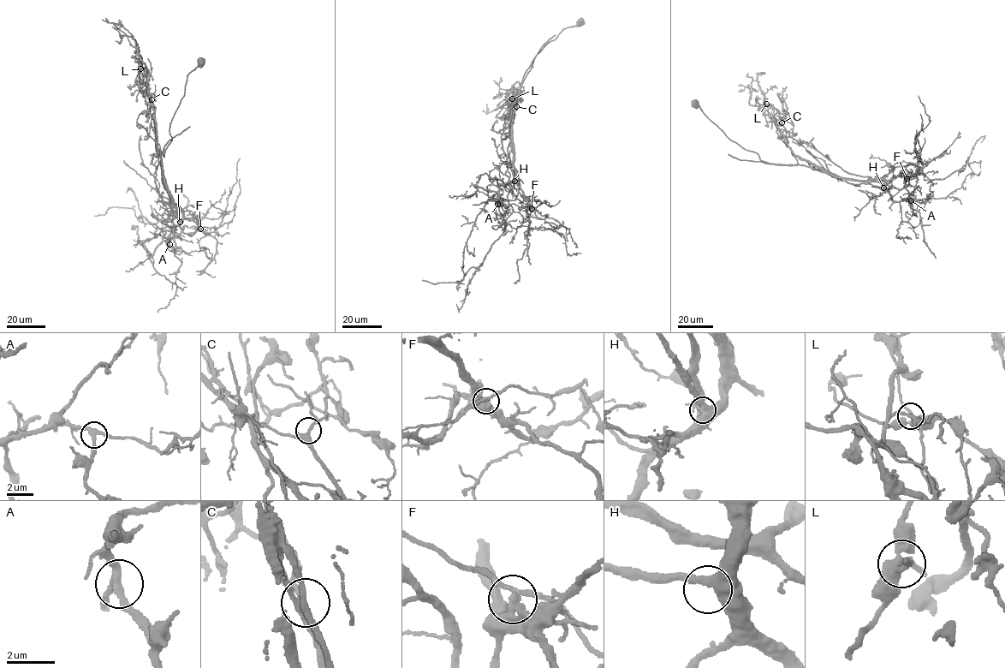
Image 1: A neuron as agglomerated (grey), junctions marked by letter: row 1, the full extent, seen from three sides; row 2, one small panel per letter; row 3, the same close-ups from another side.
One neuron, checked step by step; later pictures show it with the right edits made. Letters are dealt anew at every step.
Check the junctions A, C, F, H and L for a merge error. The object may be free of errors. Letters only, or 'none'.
F

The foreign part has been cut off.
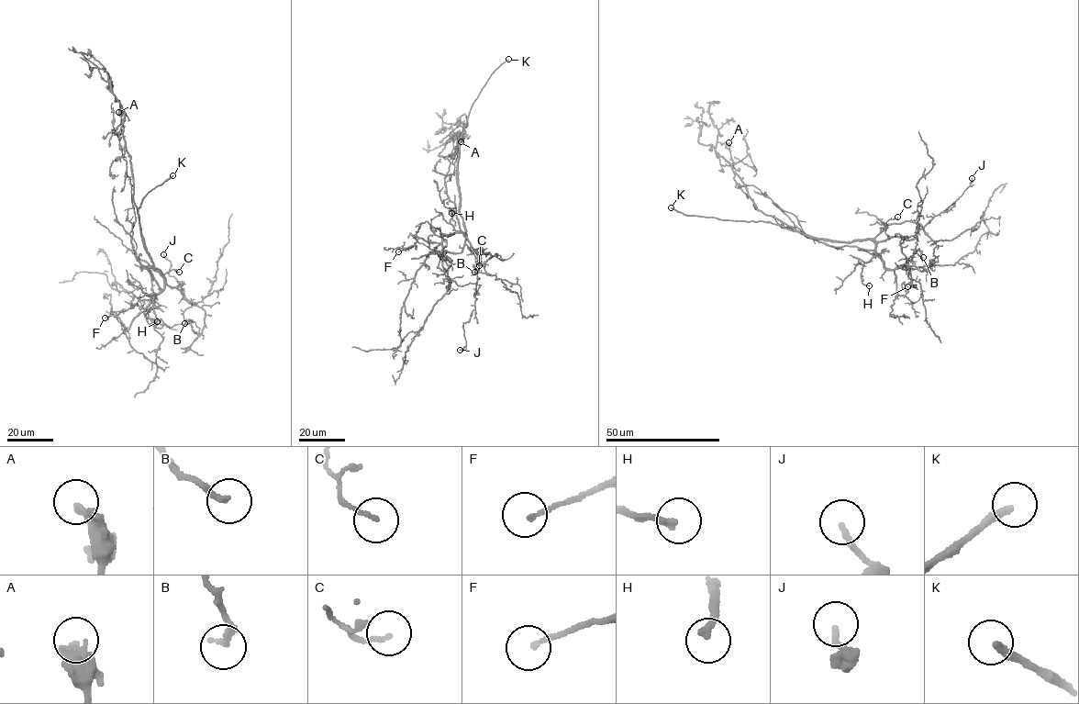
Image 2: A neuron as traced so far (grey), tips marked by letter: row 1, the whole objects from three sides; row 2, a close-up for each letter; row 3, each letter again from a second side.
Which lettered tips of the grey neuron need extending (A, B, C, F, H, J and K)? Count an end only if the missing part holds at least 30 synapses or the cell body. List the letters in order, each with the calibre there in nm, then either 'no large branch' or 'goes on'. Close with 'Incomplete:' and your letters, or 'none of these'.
A: 300 nm | no large branch
B: 220 nm | no large branch
C: 120 nm | no large branch
F: 140 nm | no large branch
H: 240 nm | goes on
J: 170 nm | no large branch
K: 260 nm | goes on
Incomplete: H, K

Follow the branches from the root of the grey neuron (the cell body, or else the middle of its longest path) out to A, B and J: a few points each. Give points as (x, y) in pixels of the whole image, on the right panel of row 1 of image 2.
A: (838, 242), (812, 238), (758, 209), (743, 182), (729, 163), (734, 164), (728, 142)
B: (838, 242), (880, 241), (893, 237), (916, 239), (916, 251), (923, 257)
J: (838, 242), (880, 241), (892, 237), (913, 236), (954, 203), (970, 184), (972, 178)

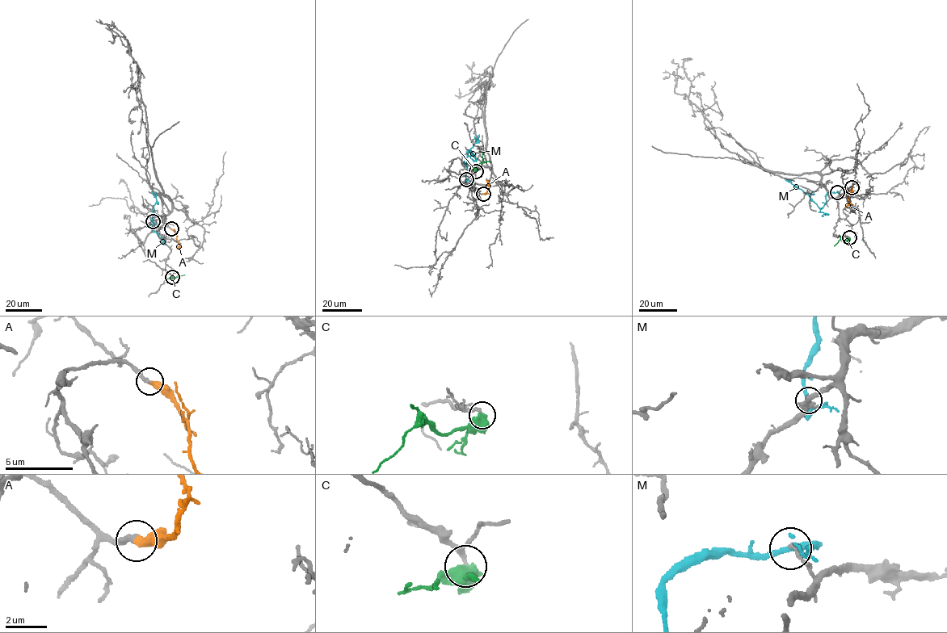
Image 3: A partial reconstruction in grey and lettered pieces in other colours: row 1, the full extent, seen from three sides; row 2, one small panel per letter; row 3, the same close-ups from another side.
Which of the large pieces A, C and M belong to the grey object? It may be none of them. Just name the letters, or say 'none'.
A

